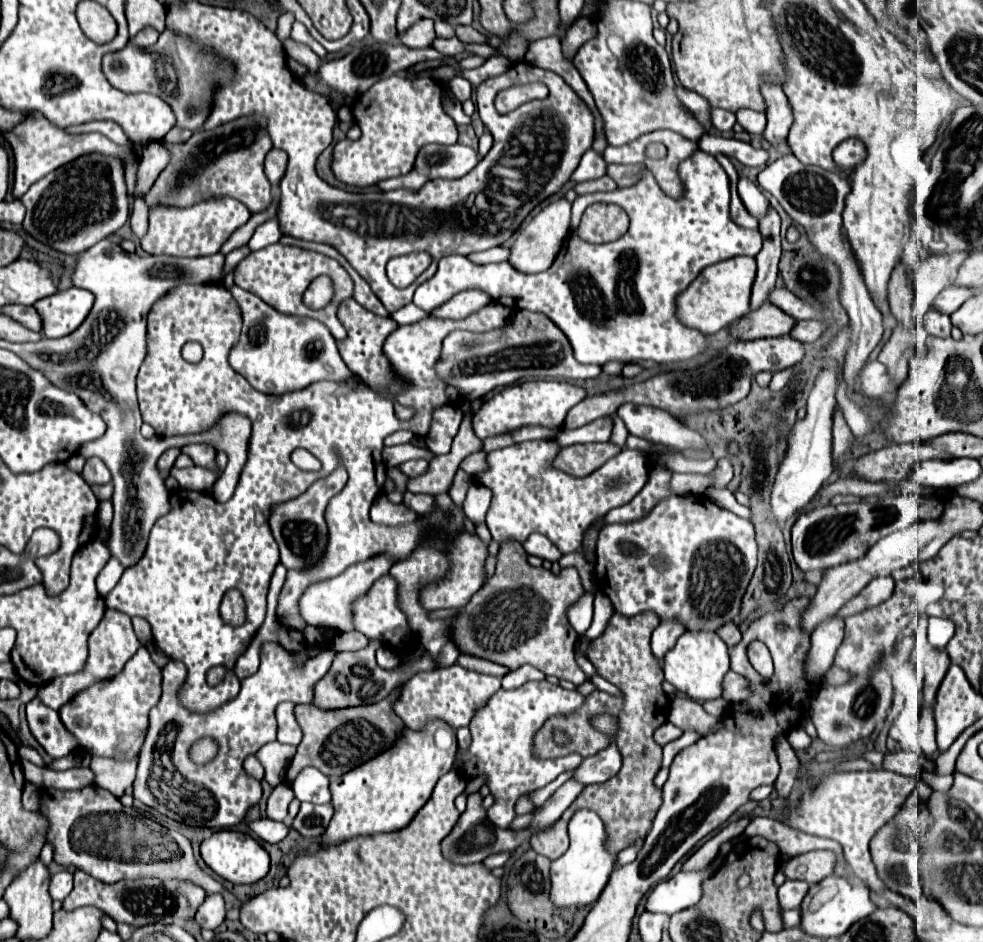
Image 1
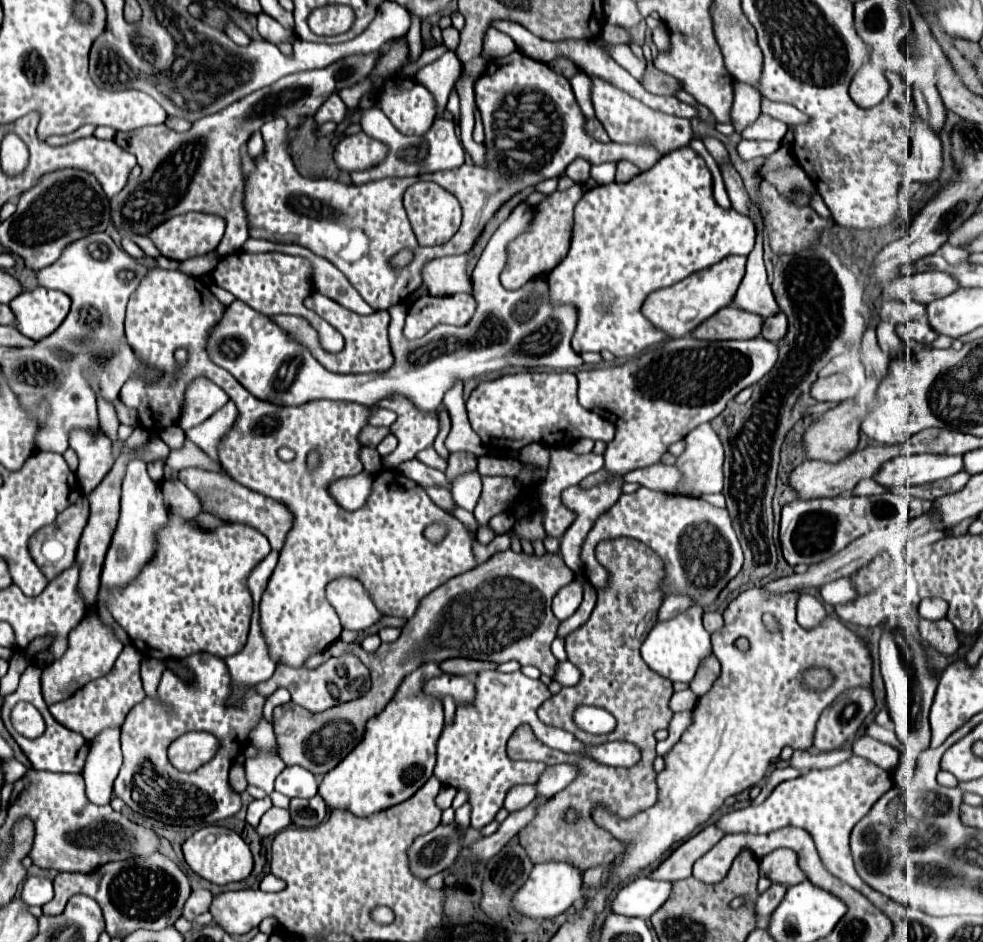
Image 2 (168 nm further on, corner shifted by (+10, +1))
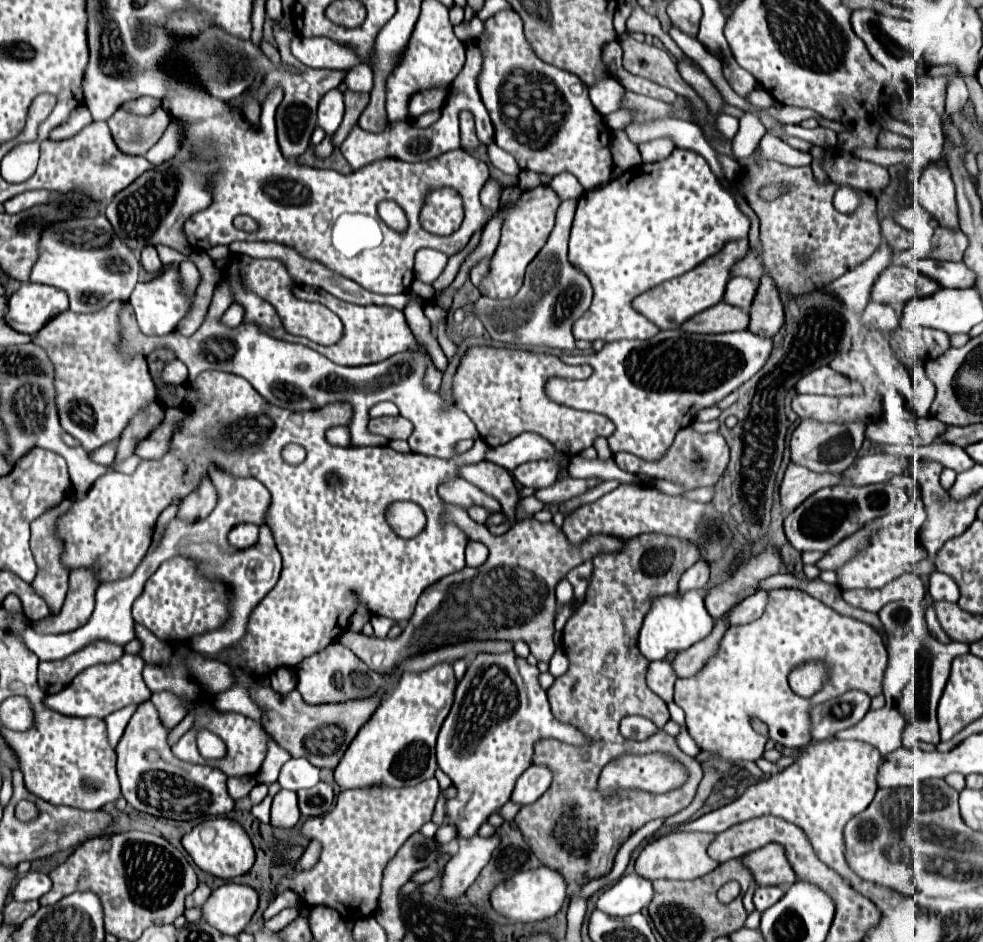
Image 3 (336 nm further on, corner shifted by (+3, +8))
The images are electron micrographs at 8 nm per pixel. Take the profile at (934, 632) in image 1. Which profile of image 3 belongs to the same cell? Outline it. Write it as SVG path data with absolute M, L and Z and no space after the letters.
M935 572L929 580L929 594L933 600L947 600L957 602L959 600L959 586L951 576L945 576L943 572Z

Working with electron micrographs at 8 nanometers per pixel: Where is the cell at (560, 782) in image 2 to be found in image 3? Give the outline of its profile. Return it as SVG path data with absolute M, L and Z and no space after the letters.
M529 766L521 778L515 784L515 790L511 794L511 802L525 806L529 802L535 802L551 784L551 772L545 766Z

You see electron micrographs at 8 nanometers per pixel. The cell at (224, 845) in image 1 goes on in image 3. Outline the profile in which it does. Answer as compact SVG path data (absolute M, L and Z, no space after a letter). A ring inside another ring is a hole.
M213 818L209 822L203 822L199 826L195 826L189 834L185 834L181 838L181 844L183 848L189 852L189 856L193 858L193 862L207 874L213 874L217 878L223 878L223 880L231 880L235 876L241 876L245 872L251 870L253 862L255 862L255 850L253 850L253 844L247 836L247 832L243 830L243 826L235 820L229 820L229 818ZM205 826L211 826L215 828L215 838L211 844L205 844L199 836L199 830L205 828Z

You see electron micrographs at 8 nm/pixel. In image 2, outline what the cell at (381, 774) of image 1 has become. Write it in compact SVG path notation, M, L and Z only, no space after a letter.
M434 661L424 663L422 667L412 671L402 681L394 699L384 707L384 711L370 719L366 739L362 739L362 743L346 759L342 759L342 763L334 767L334 771L330 771L330 775L324 775L318 787L318 795L326 801L328 809L348 809L358 817L370 817L374 813L380 813L392 805L410 799L424 785L424 781L430 779L436 765L436 743L444 729L444 710L442 703L434 703L434 699L422 699L422 695L418 695L418 687L438 673L442 671Z

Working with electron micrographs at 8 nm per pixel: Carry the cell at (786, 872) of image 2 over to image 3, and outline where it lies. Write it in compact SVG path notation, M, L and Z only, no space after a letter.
M765 844L755 852L747 852L741 862L751 872L757 886L789 886L795 882L795 872L789 868L785 850L779 844Z

